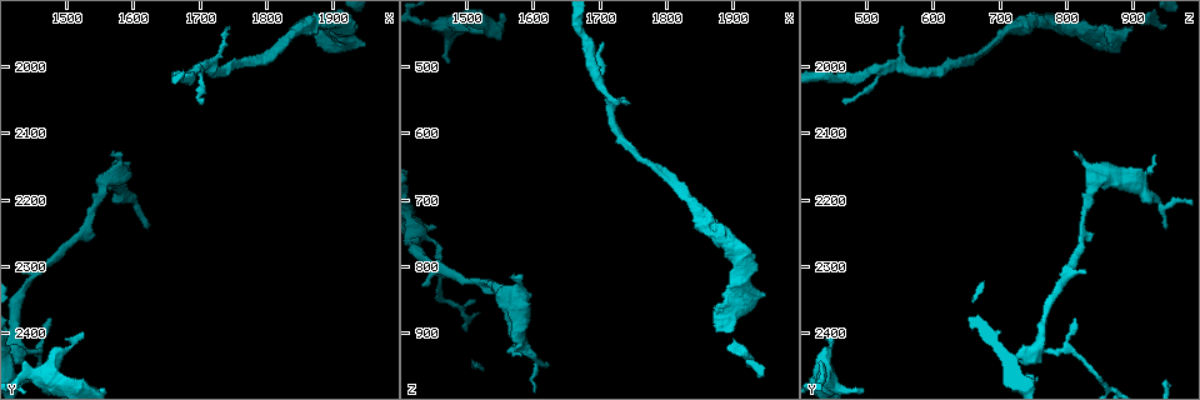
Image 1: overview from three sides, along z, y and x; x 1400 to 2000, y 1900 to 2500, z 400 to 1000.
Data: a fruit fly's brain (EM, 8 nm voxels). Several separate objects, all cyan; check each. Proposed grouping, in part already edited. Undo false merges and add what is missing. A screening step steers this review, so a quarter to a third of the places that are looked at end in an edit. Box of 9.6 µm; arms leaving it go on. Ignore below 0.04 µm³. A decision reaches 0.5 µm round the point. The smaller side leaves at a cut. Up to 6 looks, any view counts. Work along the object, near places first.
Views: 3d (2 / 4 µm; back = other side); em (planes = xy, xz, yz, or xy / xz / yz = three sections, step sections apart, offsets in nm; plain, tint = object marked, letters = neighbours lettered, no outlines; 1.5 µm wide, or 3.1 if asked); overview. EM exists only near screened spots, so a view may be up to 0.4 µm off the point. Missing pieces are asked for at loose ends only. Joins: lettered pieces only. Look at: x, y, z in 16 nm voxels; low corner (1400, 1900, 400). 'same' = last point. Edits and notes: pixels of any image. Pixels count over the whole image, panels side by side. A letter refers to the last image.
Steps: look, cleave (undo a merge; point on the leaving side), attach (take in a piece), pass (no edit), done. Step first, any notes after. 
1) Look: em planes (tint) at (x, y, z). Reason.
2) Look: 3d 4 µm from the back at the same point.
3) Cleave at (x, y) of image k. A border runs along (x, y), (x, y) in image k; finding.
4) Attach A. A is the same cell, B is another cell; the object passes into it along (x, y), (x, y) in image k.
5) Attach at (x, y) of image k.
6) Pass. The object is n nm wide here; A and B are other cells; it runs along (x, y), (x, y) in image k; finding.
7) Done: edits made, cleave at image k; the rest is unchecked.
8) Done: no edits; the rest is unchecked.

Look: 3d 4 µm at (1705, 2050, 465).

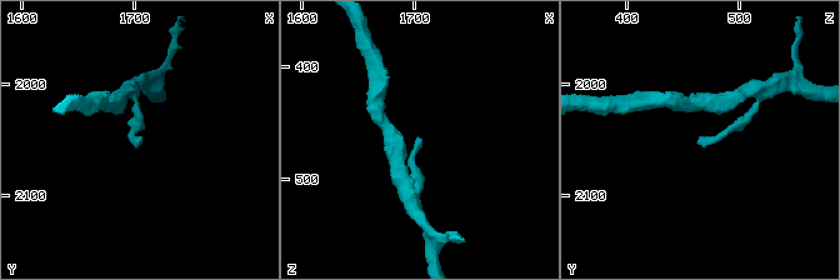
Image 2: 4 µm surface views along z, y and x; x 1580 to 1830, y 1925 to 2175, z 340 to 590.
Look: em planes (letters) at (1708, 2048, 466). Shape alone is not enough.

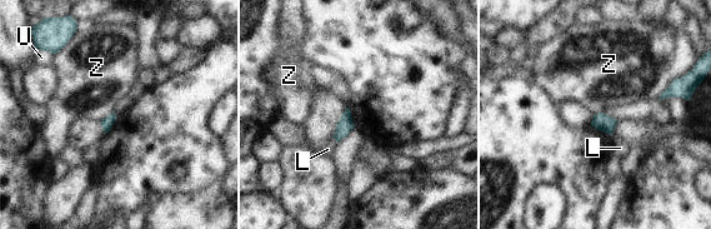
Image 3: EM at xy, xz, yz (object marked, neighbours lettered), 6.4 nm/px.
Pass. L, U and Z are other cells; a border runs along (676, 78), (657, 99) in image 3; no lettered piece goes on from it.

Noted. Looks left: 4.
Look: em yz step 8 (letters) at (1740, 1935, 555).

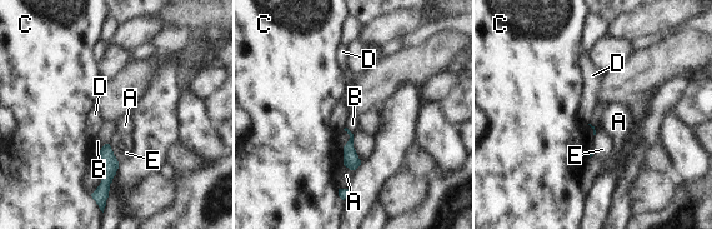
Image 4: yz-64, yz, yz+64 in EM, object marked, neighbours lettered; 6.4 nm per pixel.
Look: em planes (letters) at the same point. Cut it another way.

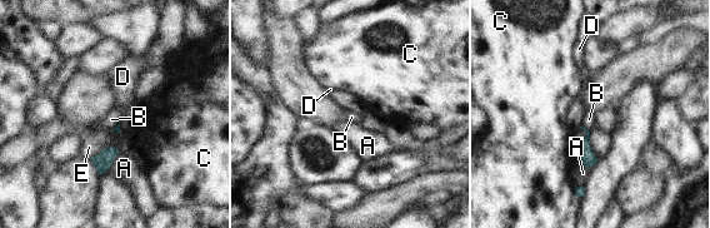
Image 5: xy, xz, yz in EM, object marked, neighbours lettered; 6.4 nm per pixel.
Pass. A, B, C, D and E are other cells; a border runs along (583, 124), (589, 132) in image 5; no lettered piece goes on from it.

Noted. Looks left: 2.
Look: 3d 2 µm at (1825, 1965, 690). Calibre changes.

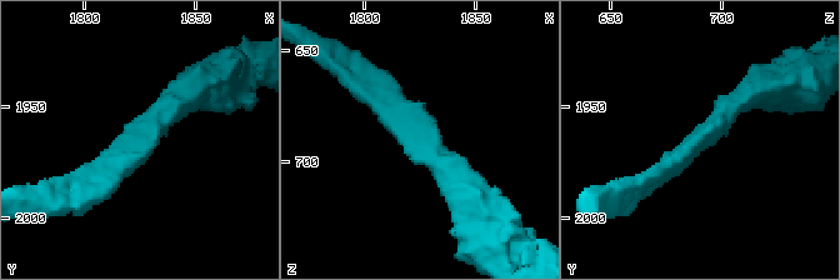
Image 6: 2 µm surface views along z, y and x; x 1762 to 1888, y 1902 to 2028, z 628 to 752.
Look: em planes (letters) at (1827, 1965, 689).

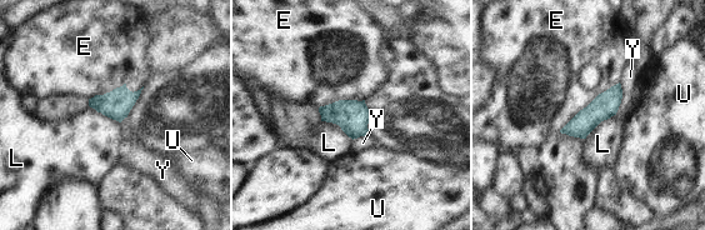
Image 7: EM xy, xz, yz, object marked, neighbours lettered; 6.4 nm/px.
Pass. The longest contact is with E, 500 nm; E, L, U and Y are other cells; a border runs along (619, 81), (599, 93), (559, 131) in image 7; continuous, no second cell.

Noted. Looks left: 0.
Done: no edits; the rest is unchecked.

